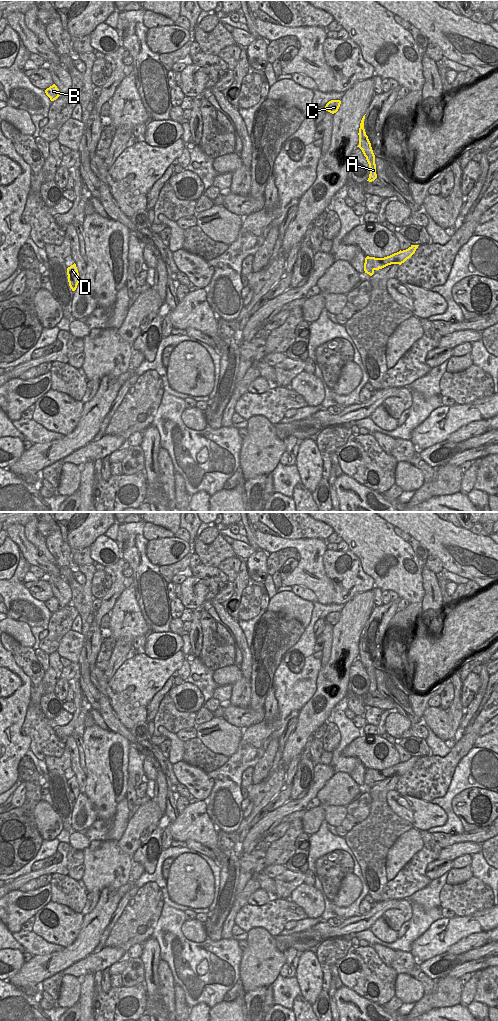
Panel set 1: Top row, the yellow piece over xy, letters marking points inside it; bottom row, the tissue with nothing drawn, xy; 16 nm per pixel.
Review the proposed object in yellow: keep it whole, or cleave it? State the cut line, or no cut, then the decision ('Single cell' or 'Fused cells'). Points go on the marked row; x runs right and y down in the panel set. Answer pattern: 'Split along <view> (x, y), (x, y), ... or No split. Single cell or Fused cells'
Split along xy (363, 125), (359, 129). Fused cells

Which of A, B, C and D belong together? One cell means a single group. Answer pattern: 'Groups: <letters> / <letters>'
Groups: A B D / C

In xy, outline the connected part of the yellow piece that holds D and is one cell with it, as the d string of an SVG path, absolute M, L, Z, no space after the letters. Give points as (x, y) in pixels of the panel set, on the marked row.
M75 263L67 268L67 275L68 275L69 286L72 289L72 291L75 291L80 281L79 273Z

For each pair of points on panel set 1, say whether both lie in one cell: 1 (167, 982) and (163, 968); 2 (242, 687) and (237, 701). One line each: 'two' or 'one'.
1: one
2: one

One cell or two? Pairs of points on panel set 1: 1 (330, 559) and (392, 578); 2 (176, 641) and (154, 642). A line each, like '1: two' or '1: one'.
1: two
2: one

